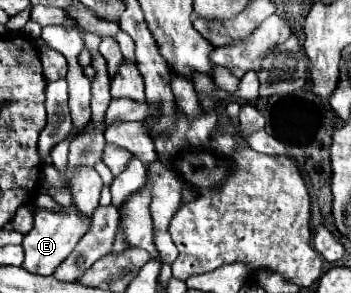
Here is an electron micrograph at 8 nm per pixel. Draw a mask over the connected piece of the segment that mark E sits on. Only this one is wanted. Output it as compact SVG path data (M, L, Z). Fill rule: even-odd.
M67 208L65 212L47 212L37 210L35 214L35 226L29 234L25 234L23 250L25 250L25 262L23 268L31 274L49 276L57 270L57 266L73 252L75 244L85 236L87 224L81 220L81 212L77 208Z

